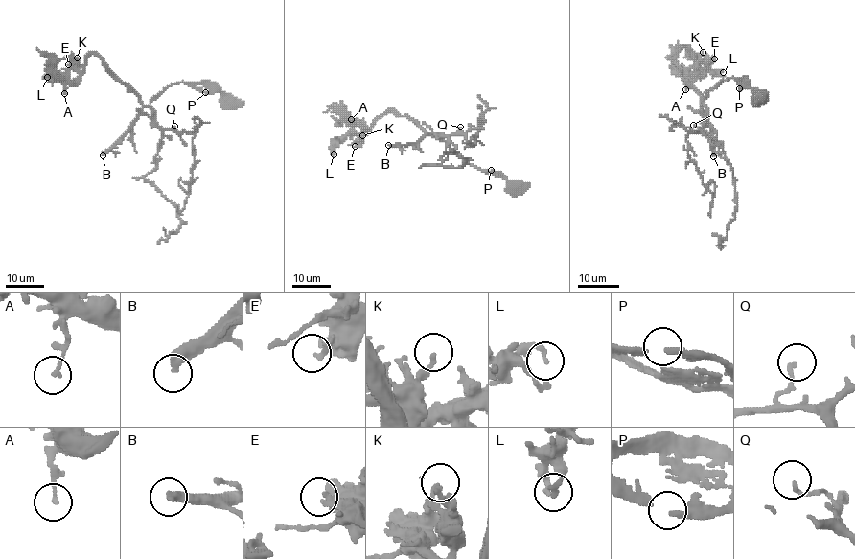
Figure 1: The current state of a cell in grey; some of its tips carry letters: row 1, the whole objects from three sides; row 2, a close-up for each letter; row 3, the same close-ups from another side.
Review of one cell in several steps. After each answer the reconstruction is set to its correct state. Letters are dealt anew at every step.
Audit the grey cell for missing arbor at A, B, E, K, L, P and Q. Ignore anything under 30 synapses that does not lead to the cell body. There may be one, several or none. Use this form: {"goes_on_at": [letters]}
{"goes_on_at": ["B"]}

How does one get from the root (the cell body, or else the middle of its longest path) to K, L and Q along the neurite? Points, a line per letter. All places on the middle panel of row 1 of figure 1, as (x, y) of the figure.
K: (515, 188), (502, 175), (471, 166), (444, 140), (396, 111), (378, 116), (362, 135)
L: (515, 188), (502, 175), (471, 166), (444, 140), (392, 110), (378, 116), (369, 128), (357, 121), (334, 154)
Q: (515, 188), (502, 175), (490, 174), (471, 166), (436, 136), (440, 140), (446, 134), (455, 133), (460, 127)

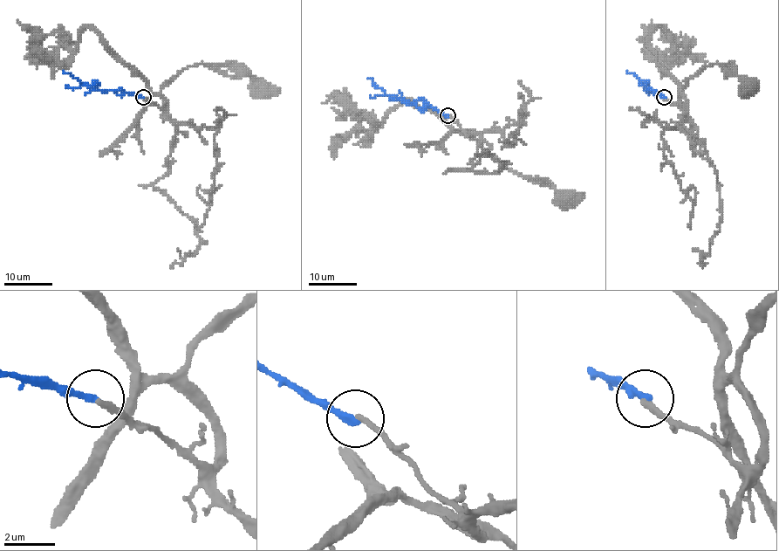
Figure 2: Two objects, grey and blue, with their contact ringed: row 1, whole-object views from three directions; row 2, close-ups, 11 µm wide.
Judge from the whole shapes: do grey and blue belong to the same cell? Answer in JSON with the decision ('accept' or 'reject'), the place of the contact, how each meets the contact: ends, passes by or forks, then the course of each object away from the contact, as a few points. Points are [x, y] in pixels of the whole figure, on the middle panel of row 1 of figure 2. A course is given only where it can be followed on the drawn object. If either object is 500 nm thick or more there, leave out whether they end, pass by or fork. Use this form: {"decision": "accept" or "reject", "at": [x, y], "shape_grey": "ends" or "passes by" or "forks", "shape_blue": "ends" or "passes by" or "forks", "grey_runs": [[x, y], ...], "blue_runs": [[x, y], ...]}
{"decision": "reject", "at": [447, 115], "shape_grey": "ends", "shape_blue": "ends", "grey_runs": [[447, 115], [508, 168], [532, 181], [548, 183], [565, 199]], "blue_runs": [[447, 115], [433, 109], [423, 99], [415, 99], [411, 105], [387, 96], [367, 78]]}

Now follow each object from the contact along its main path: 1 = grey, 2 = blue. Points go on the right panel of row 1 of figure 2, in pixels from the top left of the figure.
1: (664, 98), (685, 110), (687, 100), (682, 88), (703, 67), (711, 64), (729, 64), (748, 87)
2: (664, 97), (648, 90), (653, 91), (633, 73), (626, 72)

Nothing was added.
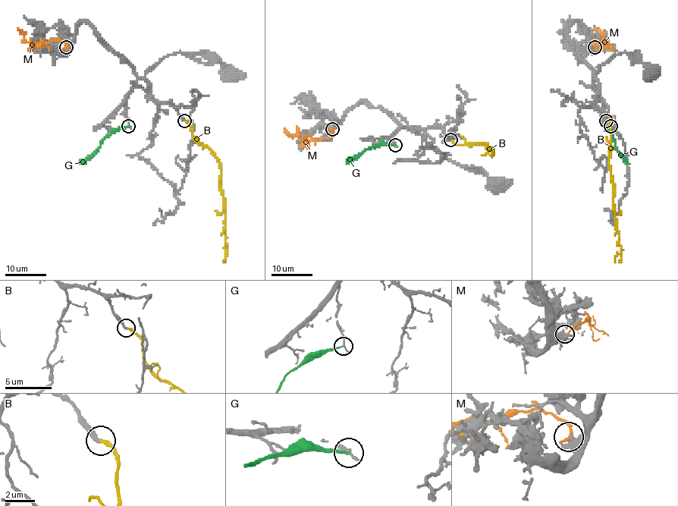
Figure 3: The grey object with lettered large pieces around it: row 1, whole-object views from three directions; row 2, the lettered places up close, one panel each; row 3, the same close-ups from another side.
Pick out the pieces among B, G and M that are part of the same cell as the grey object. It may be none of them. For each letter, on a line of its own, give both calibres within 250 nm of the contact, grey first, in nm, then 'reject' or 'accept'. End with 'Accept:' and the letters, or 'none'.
B: 280 nm thick on the grey side, 200 nm on the other; accept
G: 180 nm thick on the grey side, 180 nm on the other; reject
M: 480 nm thick on the grey side, 170 nm on the other; reject
Accept: B

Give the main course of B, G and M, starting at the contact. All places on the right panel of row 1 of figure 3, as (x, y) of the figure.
B: (606, 120), (610, 127), (609, 163), (614, 188), (615, 230), (621, 249), (614, 261)
G: (611, 126), (610, 132), (615, 149), (627, 164)
M: (594, 47), (605, 39), (607, 42), (602, 42), (602, 36), (594, 27)

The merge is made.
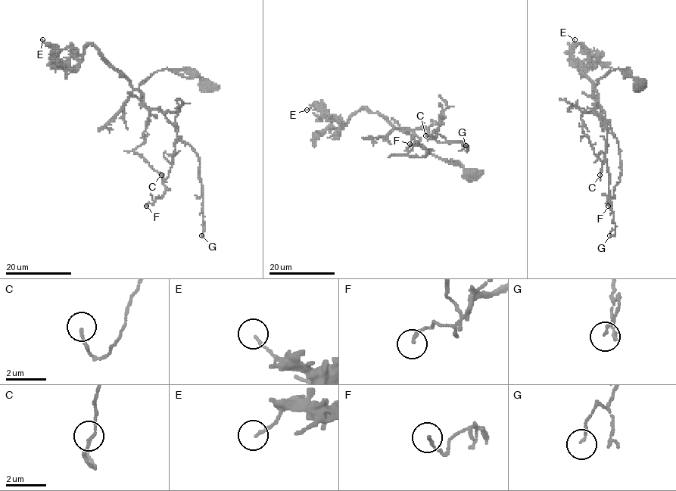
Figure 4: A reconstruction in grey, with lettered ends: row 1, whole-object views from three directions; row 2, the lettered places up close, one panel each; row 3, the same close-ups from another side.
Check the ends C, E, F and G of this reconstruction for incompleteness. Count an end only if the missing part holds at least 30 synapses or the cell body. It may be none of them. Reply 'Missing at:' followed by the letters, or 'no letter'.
Missing at: no letter

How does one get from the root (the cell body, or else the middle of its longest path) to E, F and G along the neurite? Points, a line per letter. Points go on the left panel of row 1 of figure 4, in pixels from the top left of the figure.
E: (207, 85), (194, 72), (162, 69), (135, 88), (94, 46), (84, 48), (77, 69), (67, 70), (42, 39)
F: (207, 85), (194, 72), (168, 69), (140, 85), (150, 116), (135, 151), (166, 186), (146, 206)
G: (207, 85), (194, 72), (162, 69), (139, 86), (142, 103), (160, 110), (198, 156), (201, 235)

